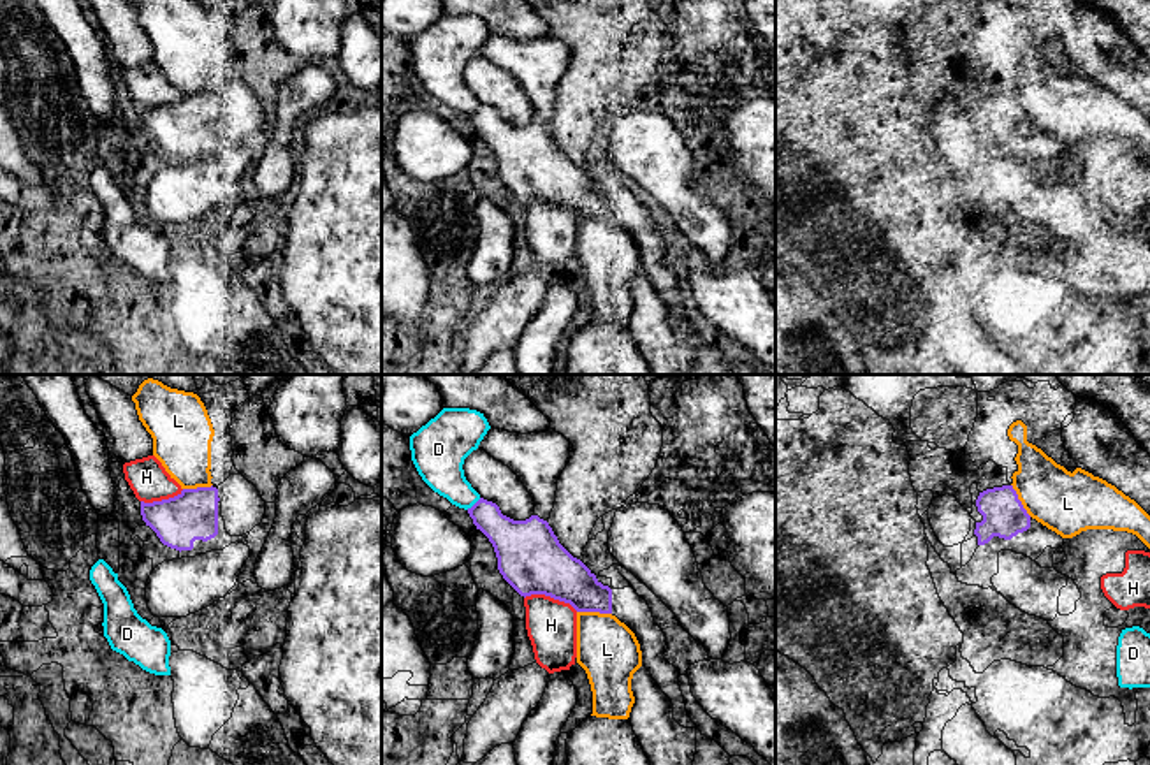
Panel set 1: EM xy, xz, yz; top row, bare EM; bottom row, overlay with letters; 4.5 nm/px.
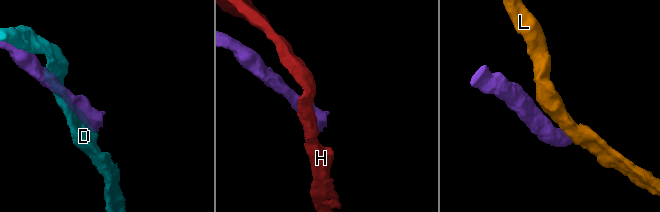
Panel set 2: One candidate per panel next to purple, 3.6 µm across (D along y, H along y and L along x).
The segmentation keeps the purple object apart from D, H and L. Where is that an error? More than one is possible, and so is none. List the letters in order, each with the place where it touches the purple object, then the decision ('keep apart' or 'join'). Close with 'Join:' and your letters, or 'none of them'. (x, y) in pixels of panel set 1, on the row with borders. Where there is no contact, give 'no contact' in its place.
D: xz (475, 503) | keep apart
H: xz (551, 597) | keep apart
L: xz (595, 611) | keep apart
Join: none of them

